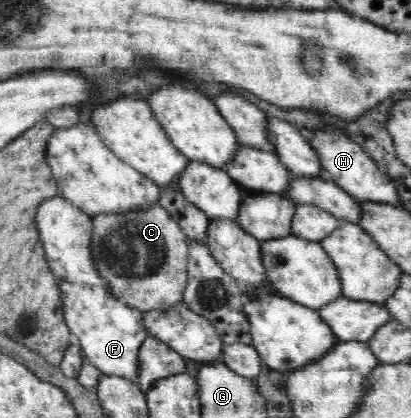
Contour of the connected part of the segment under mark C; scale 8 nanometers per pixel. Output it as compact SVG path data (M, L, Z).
M153 204L149 210L97 214L92 220L90 251L109 294L145 313L183 301L190 241L165 208Z

